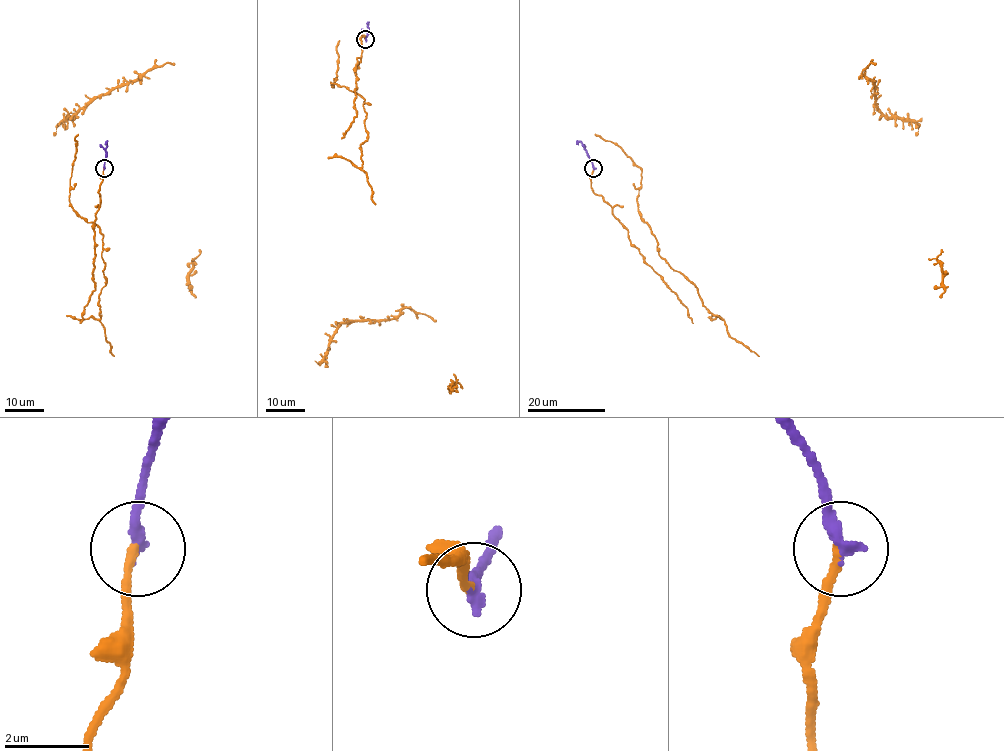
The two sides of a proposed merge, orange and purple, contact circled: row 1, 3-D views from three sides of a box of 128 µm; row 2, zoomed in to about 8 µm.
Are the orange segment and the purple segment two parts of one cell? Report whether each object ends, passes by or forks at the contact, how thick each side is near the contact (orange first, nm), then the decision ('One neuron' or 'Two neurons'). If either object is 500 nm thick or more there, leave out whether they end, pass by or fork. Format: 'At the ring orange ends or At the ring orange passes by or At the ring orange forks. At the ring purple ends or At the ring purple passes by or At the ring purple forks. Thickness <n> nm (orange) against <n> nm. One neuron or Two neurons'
At the ring orange ends. At the ring purple ends. Thickness 200 nm (orange) against 300 nm. One neuron

